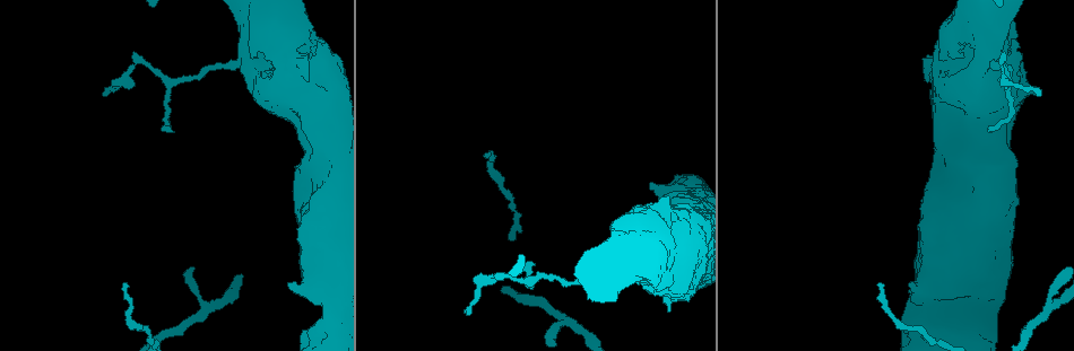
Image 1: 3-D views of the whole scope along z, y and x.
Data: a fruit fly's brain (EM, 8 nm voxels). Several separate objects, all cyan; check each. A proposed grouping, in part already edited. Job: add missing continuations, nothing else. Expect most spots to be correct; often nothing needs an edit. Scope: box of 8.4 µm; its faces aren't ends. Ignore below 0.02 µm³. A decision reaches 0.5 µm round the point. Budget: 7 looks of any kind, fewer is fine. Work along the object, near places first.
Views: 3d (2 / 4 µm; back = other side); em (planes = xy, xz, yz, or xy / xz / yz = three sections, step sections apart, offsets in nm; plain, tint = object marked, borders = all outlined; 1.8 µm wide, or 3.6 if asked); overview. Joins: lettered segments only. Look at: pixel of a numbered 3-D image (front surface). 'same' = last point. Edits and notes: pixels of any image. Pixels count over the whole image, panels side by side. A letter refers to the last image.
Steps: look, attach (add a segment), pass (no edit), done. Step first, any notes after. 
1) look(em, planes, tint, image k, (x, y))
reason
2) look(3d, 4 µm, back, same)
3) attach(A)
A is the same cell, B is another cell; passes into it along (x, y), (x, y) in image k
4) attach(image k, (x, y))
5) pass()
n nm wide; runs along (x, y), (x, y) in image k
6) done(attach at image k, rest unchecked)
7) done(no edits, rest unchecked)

look(3d, 4 µm, image 1, (134, 68))
abrupt turn

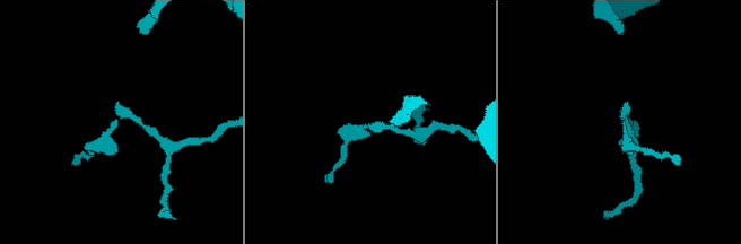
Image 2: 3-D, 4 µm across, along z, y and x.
look(em, xz, step 4, borders, image 2, (624, 127))

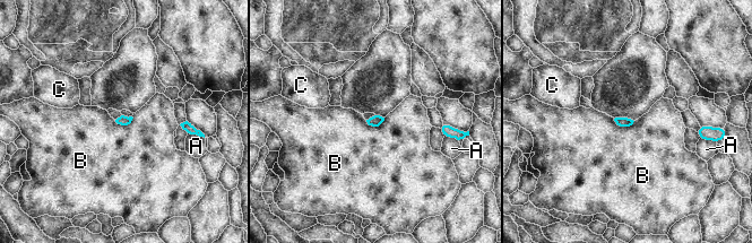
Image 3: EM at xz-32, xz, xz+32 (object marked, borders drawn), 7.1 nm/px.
pass()
60 nm wide; A, B and C are other cells; no lettered segment goes on from it

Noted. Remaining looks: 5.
look(3d, 2 µm, image 1, (987, 130))
branch stops here

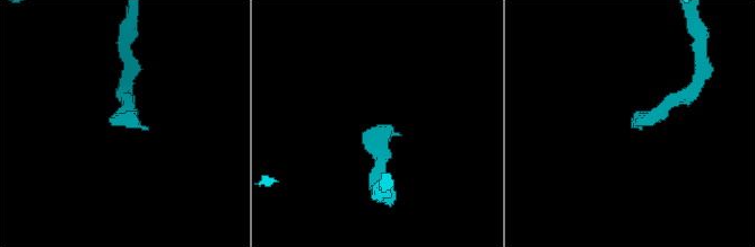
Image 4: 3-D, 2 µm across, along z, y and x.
look(em, planes, borders, image 4, (391, 127))

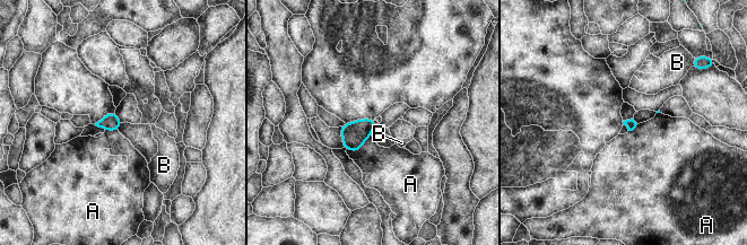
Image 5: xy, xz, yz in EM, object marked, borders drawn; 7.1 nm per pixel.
pass()
A touches over 220 nm; A and B are other cells; border along (371, 136), (357, 151), (346, 150) in image 5; none of them fits

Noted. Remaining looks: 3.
look(3d, 4 µm, image 1, (1046, 310))
side arm on a straight run

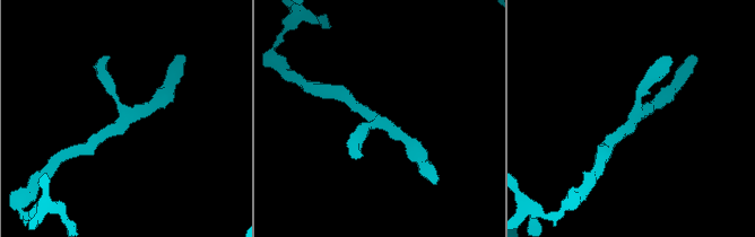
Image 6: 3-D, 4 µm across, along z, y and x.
look(em, planes, borders, image 6, (380, 121))
shape alone is not enough

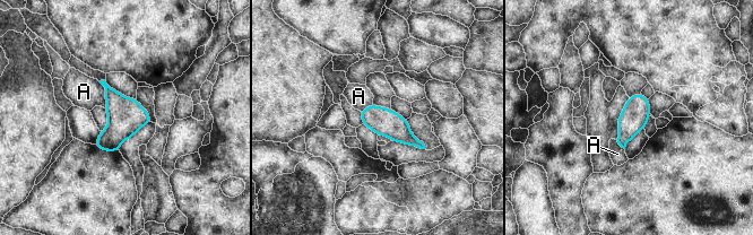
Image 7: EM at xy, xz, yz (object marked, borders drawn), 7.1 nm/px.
pass()
190 nm wide; A is another cell; border along (98, 81), (104, 87), (105, 107) in image 7; no lettered segment goes on from it

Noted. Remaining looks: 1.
done(no edits, rest unchecked)

